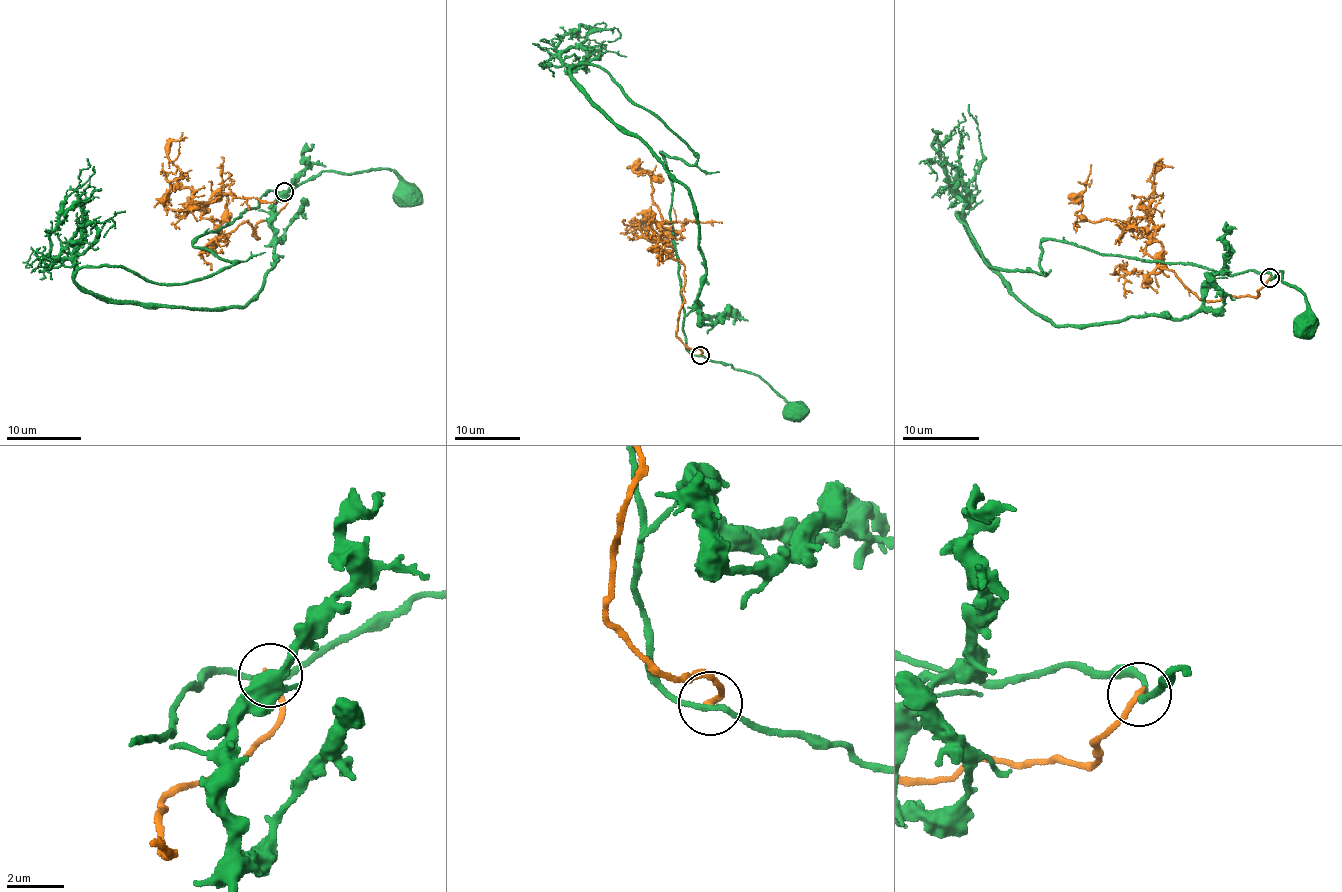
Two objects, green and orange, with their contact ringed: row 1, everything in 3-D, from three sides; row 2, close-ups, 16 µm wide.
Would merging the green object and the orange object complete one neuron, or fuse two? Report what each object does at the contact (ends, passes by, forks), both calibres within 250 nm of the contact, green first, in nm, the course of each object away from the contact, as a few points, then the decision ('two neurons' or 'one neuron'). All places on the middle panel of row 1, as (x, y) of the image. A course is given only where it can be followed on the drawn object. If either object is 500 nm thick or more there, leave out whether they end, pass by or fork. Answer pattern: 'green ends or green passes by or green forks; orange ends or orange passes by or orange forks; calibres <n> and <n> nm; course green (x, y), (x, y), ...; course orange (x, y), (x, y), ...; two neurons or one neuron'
green passes by; orange ends; calibres 190 and 240 nm; course green (699, 355), (758, 374), (790, 406), (799, 406), (798, 409); course orange (699, 354), (676, 335), (685, 266), (663, 254), (680, 222), (664, 222), (652, 177), (637, 169); two neurons

